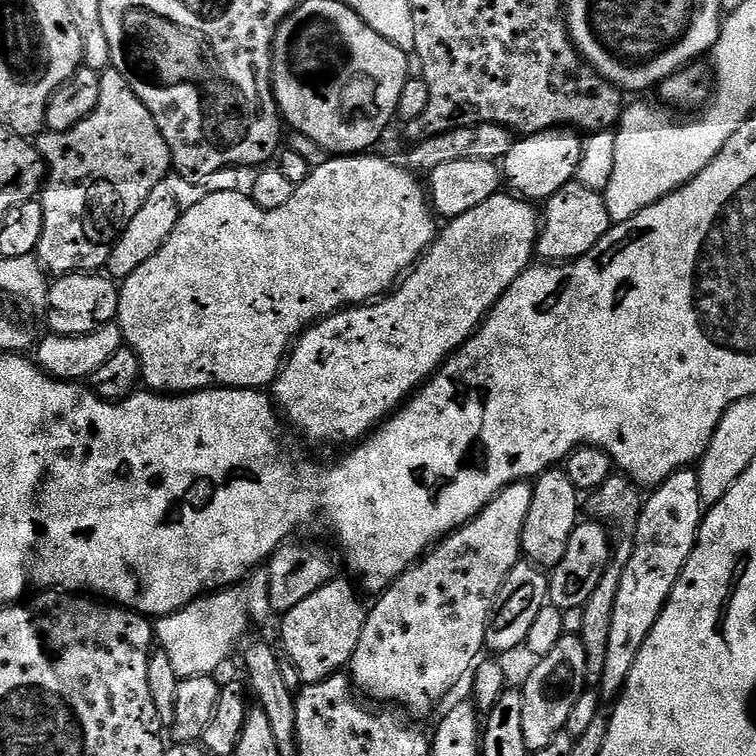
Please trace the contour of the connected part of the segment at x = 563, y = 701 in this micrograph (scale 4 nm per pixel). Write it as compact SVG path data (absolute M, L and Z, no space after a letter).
M565 634L550 654L535 661L532 673L522 685L522 738L529 753L536 753L550 742L559 732L565 731L574 702L586 691L586 646L582 646L579 635Z

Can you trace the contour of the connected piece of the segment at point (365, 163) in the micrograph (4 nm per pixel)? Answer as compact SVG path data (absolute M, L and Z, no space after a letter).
M336 154L325 164L316 164L312 172L306 178L306 182L296 185L294 190L294 198L290 198L290 202L286 202L286 206L278 206L278 210L262 210L257 204L252 201L251 195L240 192L212 192L209 196L201 198L197 204L192 204L183 209L180 214L178 226L174 226L174 234L170 234L170 238L166 238L166 242L162 246L162 250L158 250L158 254L154 254L154 258L150 258L150 262L142 262L142 266L138 266L138 270L134 270L134 274L130 274L119 285L120 297L118 298L118 314L115 318L115 323L119 324L124 342L127 347L131 348L132 353L138 358L140 363L140 379L145 389L151 390L157 394L183 394L186 392L201 392L204 388L254 388L257 390L267 389L269 386L276 383L276 375L280 369L296 339L301 332L311 328L318 321L326 319L328 316L333 316L335 312L341 311L349 306L359 306L369 303L389 292L396 287L398 281L419 261L425 250L436 241L436 233L438 231L438 220L432 210L432 205L428 198L425 185L422 183L421 177L417 173L409 170L403 163L391 164L384 156L372 156L373 154Z

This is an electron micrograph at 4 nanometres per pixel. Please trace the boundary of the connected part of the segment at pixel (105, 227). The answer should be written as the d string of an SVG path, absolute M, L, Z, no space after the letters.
M111 66L100 73L98 104L82 122L65 132L45 131L35 141L44 159L46 175L38 199L42 210L42 238L35 250L35 257L45 272L53 277L71 272L100 272L112 253L112 245L120 237L124 227L138 214L142 202L146 202L154 186L165 183L167 172L173 171L170 146L158 130L150 110L130 90L130 82Z

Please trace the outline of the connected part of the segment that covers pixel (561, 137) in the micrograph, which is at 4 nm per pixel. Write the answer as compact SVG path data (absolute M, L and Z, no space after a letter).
M551 128L533 136L520 136L502 161L502 176L507 187L529 202L547 202L555 192L562 190L562 186L577 179L576 171L584 156L584 144L579 138L568 128Z

